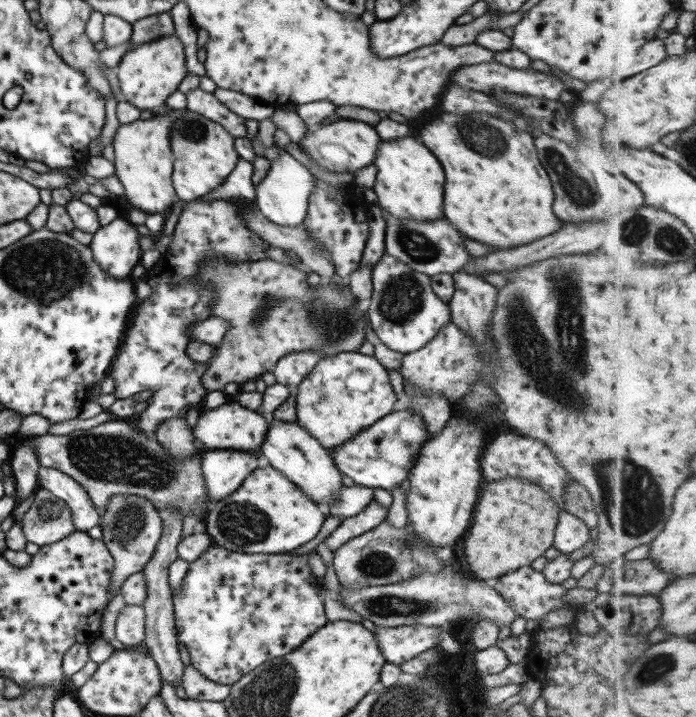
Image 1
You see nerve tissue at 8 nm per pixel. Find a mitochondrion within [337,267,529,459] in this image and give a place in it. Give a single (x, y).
(401, 300)

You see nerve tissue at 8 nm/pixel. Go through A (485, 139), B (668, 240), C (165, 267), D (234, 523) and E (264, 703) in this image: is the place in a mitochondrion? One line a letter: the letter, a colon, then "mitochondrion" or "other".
A: mitochondrion
B: mitochondrion
C: other
D: mitochondrion
E: mitochondrion

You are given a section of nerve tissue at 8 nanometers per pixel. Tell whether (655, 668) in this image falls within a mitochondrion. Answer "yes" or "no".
yes

